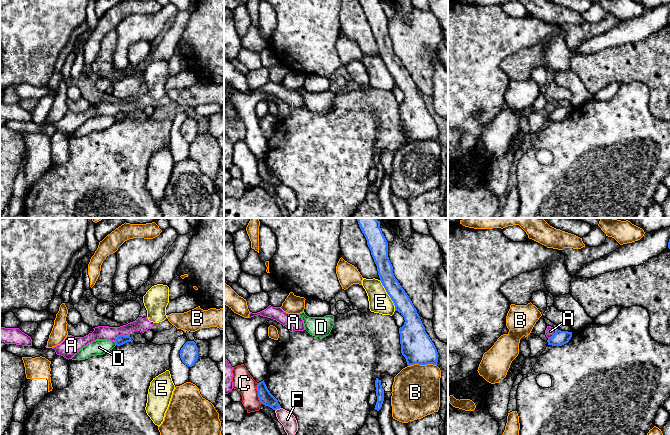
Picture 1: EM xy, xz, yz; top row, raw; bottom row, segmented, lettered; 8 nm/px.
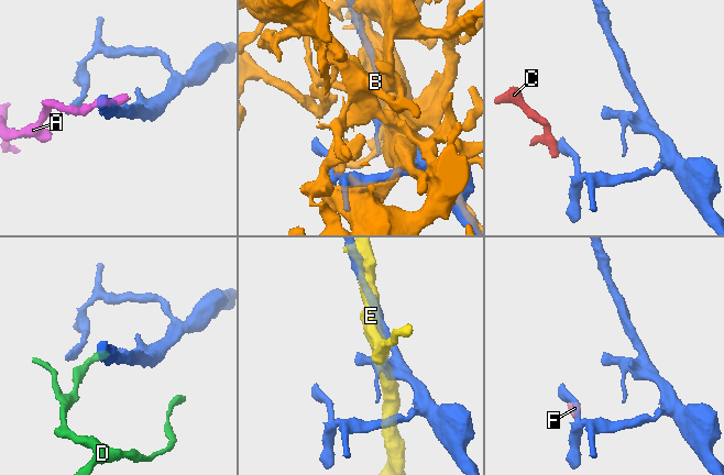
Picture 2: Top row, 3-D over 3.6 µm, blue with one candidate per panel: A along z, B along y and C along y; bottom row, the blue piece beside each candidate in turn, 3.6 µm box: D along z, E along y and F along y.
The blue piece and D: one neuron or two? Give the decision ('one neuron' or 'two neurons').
two neurons

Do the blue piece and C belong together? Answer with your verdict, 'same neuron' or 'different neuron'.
different neuron

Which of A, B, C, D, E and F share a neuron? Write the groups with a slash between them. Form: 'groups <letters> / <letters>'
groups A / B F / C / D / E

